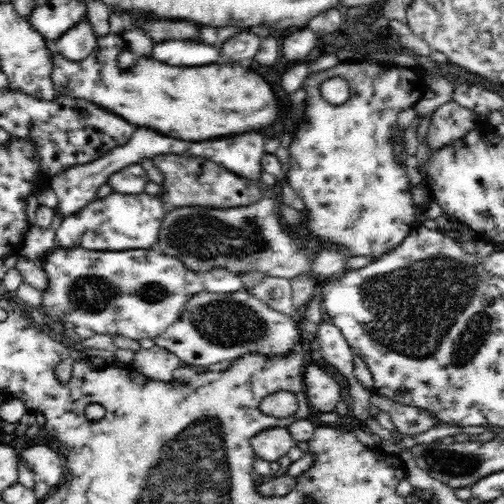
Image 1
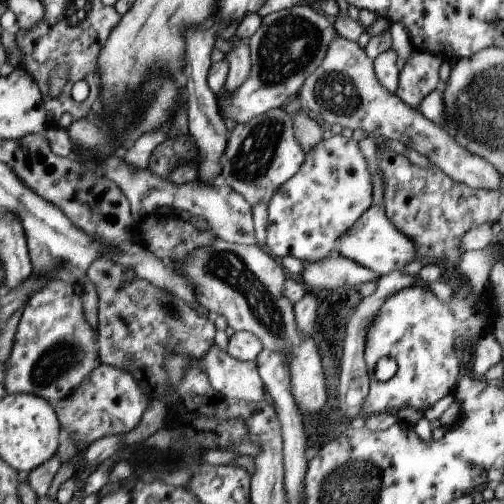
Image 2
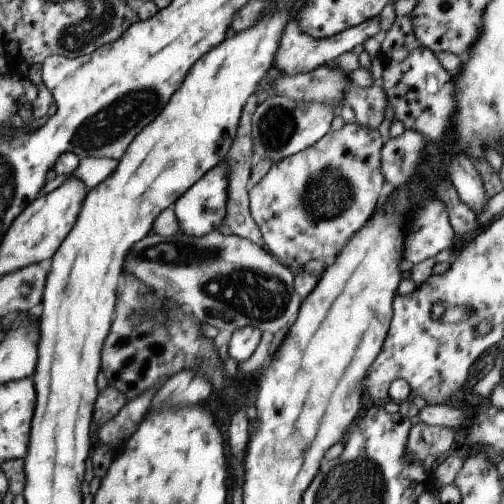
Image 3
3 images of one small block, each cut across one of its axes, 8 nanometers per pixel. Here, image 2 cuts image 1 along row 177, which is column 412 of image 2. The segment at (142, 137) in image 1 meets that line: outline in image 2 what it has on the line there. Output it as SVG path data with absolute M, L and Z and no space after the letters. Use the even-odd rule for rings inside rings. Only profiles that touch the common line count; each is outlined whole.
M413 50L409 60L401 66L395 96L399 96L409 108L419 112L421 102L437 88L437 72L441 64L441 56Z

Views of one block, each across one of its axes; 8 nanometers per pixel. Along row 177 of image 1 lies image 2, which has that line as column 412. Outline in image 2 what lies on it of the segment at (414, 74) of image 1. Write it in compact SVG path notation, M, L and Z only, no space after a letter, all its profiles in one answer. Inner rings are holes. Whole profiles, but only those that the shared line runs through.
M463 278L463 284L451 294L449 300L441 302L427 286L413 284L411 288L399 290L387 298L373 322L369 324L365 338L365 364L369 372L369 394L365 396L361 416L379 416L397 412L401 408L415 408L425 412L439 398L455 392L459 366L453 350L455 338L479 340L493 332L497 322L497 310L493 306L493 290L487 284L485 292L475 294L473 286ZM379 358L393 358L397 372L387 382L379 382L373 376L375 362Z

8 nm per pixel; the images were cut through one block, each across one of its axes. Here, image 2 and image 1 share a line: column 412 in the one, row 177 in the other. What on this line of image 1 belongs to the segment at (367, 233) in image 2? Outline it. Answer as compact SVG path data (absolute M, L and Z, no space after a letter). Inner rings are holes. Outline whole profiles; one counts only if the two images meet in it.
M246 132L230 138L198 142L188 148L188 154L216 162L222 168L252 182L260 182L260 176L264 172L262 156L266 152L264 152L262 134L258 132Z

